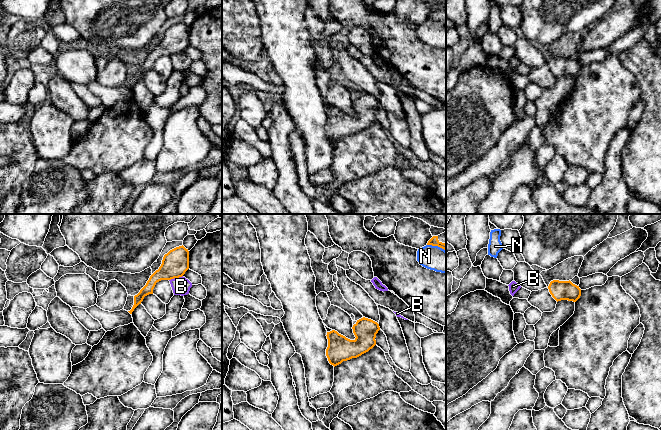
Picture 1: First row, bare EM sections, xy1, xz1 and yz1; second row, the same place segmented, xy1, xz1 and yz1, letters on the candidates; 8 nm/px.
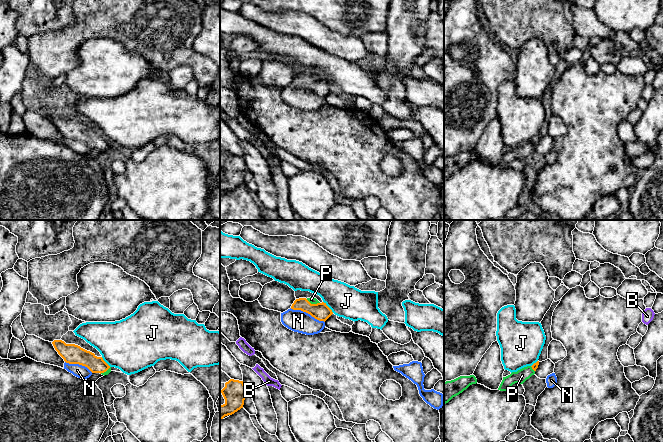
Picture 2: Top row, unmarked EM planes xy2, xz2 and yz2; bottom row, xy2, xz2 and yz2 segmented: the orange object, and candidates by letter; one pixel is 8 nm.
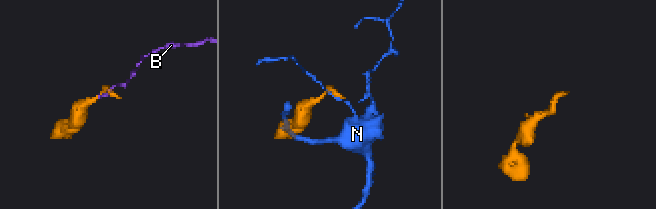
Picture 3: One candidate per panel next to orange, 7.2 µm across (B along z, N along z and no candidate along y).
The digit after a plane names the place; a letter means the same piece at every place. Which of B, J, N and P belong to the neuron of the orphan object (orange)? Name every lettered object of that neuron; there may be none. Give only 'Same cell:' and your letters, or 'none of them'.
Same cell: P

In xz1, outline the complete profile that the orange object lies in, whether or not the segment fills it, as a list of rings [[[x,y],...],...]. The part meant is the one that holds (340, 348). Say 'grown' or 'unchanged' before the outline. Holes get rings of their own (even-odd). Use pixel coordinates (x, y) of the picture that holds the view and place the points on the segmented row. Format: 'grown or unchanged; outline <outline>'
unchanged; outline [[[363,317],[357,320],[352,329],[356,337],[354,340],[346,338],[335,330],[327,332],[326,356],[334,367],[343,361],[361,356],[376,345],[376,334],[380,330],[377,322]]]

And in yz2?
grown; outline [[[539,361],[534,363],[532,366],[524,367],[517,372],[512,372],[510,375],[503,377],[498,390],[507,391],[515,383],[523,384],[527,379],[535,374],[538,365]]]

